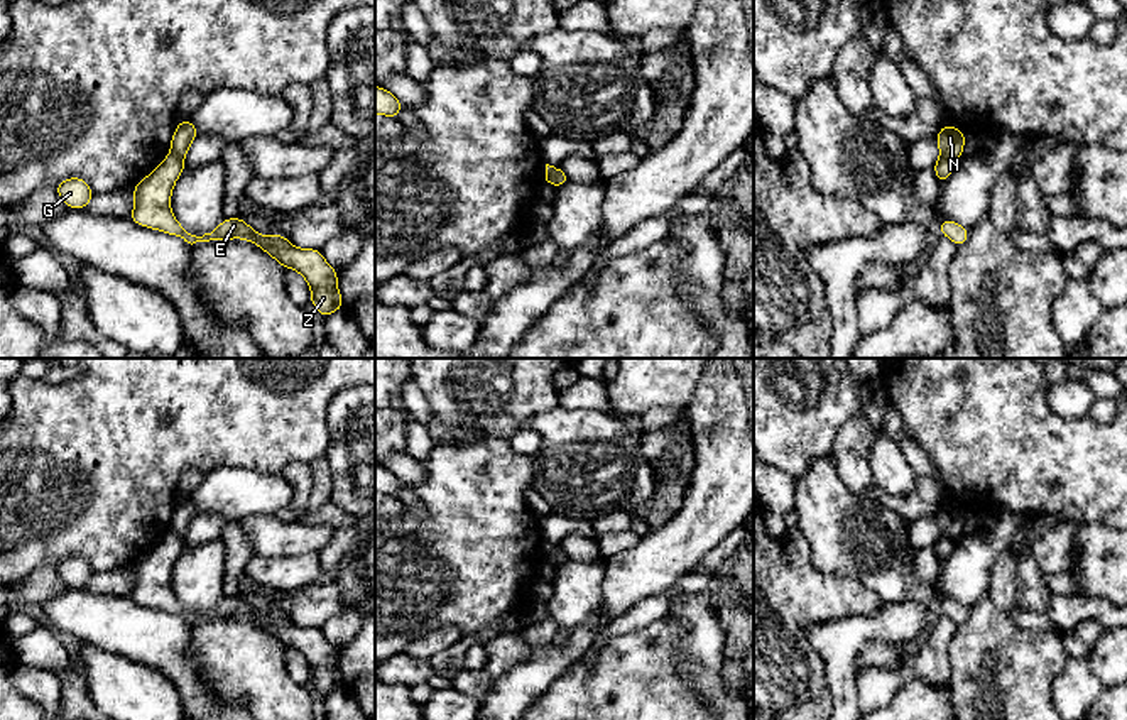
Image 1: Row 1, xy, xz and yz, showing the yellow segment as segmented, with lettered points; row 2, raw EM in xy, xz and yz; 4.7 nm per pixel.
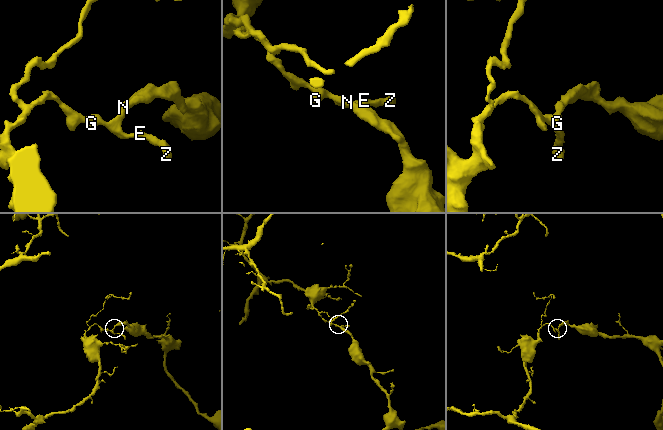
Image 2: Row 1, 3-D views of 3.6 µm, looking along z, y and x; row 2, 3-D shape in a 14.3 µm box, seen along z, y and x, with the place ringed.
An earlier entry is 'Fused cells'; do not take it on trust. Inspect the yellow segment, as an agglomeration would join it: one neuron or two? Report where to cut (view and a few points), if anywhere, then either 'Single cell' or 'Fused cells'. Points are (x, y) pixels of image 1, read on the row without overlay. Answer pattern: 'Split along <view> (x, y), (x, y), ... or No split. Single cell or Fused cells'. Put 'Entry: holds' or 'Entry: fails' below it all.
Split along xy (169, 531), (181, 538). Fused cells
Entry: holds

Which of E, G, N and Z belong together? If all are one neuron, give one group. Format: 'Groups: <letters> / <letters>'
Groups: E G Z / N

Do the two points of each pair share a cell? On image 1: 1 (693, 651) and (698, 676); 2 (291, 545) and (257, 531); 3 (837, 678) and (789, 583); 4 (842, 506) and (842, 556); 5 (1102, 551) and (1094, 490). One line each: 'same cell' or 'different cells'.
1: same cell
2: same cell
3: different cells
4: same cell
5: different cells

